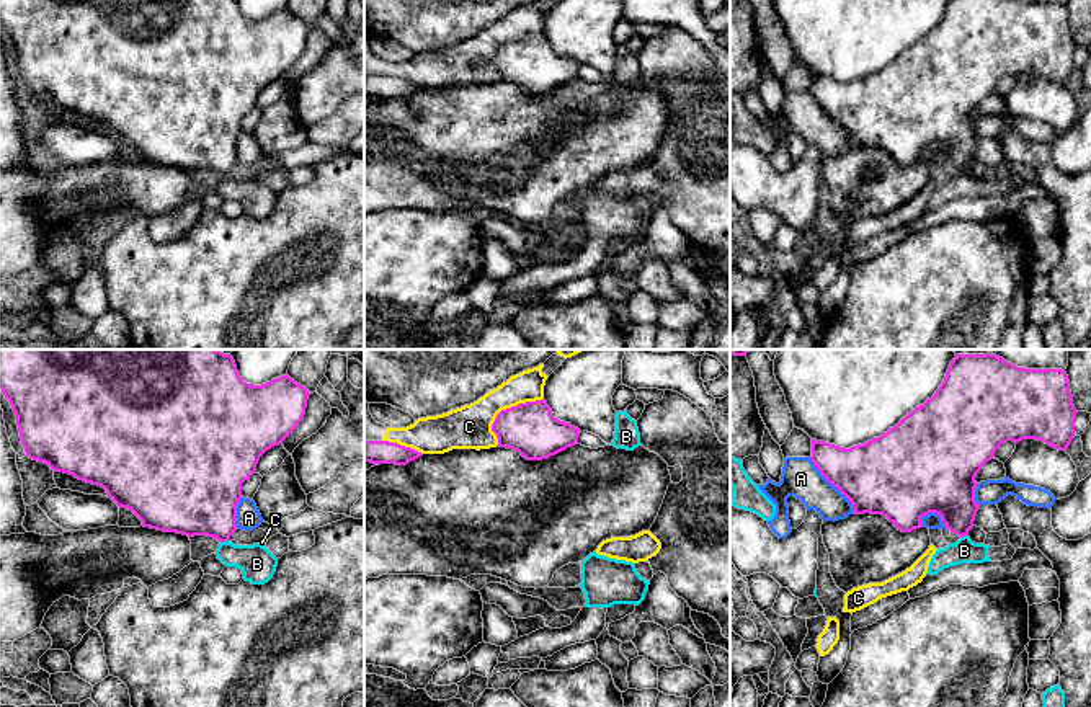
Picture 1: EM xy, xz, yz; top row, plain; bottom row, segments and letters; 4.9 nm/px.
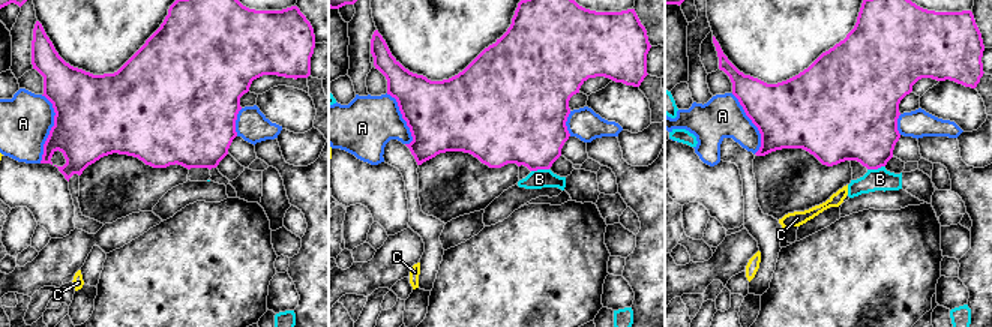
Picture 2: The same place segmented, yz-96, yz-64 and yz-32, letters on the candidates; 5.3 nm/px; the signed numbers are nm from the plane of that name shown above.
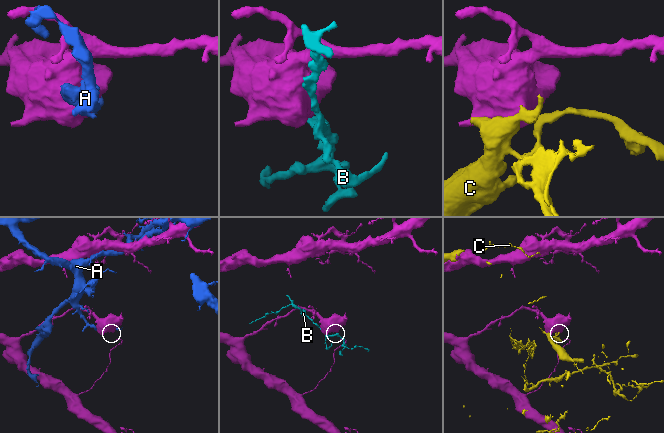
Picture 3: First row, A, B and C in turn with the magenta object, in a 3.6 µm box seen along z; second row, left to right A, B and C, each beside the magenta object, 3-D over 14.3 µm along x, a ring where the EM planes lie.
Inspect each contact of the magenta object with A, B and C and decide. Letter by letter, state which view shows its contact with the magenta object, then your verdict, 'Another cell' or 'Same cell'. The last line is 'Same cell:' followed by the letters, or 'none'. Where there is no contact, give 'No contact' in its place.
A: Touches magenta in yz. Another cell
B: Touches magenta in xy. Another cell
C: Touches magenta in xz. Another cell
Same cell: none

